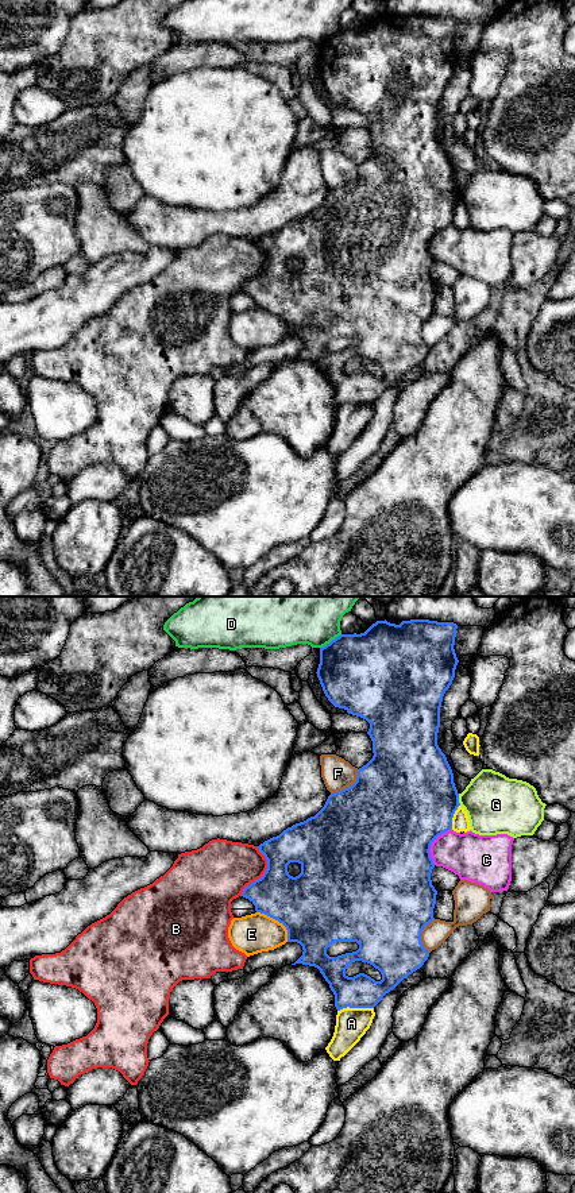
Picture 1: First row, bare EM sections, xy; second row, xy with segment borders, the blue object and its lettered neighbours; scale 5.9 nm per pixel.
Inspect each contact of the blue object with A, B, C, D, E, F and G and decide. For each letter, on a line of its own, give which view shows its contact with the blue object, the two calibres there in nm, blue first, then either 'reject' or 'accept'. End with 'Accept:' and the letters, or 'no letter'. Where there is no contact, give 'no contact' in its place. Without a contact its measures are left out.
A: meets blue in xy; 200 nm thick on the blue side, 190 nm on the other; reject
B: meets blue in xy; 300 nm thick on the blue side, 360 nm on the other; reject
C: meets blue in xy; 500 nm thick on the blue side, 280 nm on the other; reject
D: meets blue in xy; 460 nm thick on the blue side, 260 nm on the other; reject
E: meets blue in xy; 460 nm thick on the blue side, 240 nm on the other; reject
F: meets blue in xy; 500 nm thick on the blue side, 190 nm on the other; reject
G: meets blue in xy; 480 nm thick on the blue side, 360 nm on the other; reject
Accept: no letter

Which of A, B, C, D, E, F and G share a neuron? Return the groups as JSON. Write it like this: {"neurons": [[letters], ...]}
{"neurons": [["A"], ["B"], ["C"], ["D"], ["E"], ["F"], ["G"]]}

